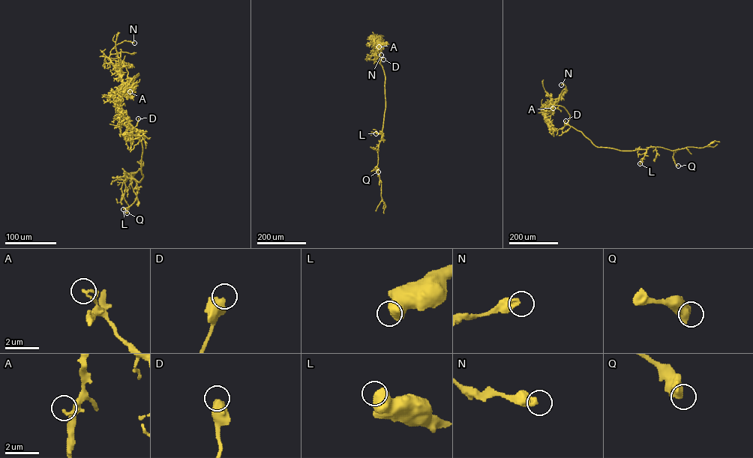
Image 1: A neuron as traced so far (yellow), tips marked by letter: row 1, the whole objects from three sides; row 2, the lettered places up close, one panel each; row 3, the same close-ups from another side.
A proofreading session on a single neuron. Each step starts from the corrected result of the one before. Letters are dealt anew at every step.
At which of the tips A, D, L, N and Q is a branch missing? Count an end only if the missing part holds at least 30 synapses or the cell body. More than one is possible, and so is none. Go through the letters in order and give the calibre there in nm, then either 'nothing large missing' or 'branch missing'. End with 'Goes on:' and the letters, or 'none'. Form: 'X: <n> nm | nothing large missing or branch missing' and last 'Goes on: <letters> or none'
A: 160 nm | nothing large missing
D: 600 nm | nothing large missing
L: 650 nm | nothing large missing
N: 440 nm | nothing large missing
Q: 650 nm | nothing large missing
Goes on: none

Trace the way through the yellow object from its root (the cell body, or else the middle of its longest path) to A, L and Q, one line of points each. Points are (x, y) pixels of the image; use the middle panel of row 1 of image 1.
A: (385, 94), (382, 67), (377, 62), (373, 64), (380, 53), (379, 46)
L: (385, 94), (382, 140), (382, 135), (376, 133)
Q: (385, 94), (383, 127), (378, 150), (378, 163), (375, 167), (379, 168), (378, 172)

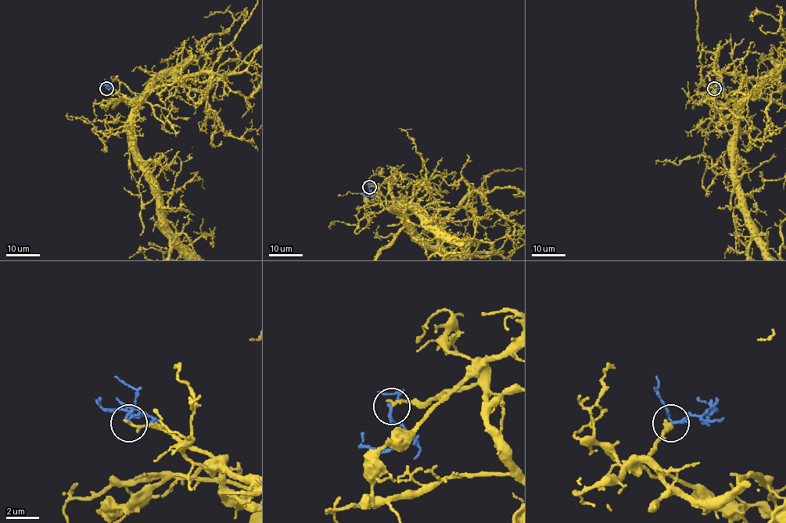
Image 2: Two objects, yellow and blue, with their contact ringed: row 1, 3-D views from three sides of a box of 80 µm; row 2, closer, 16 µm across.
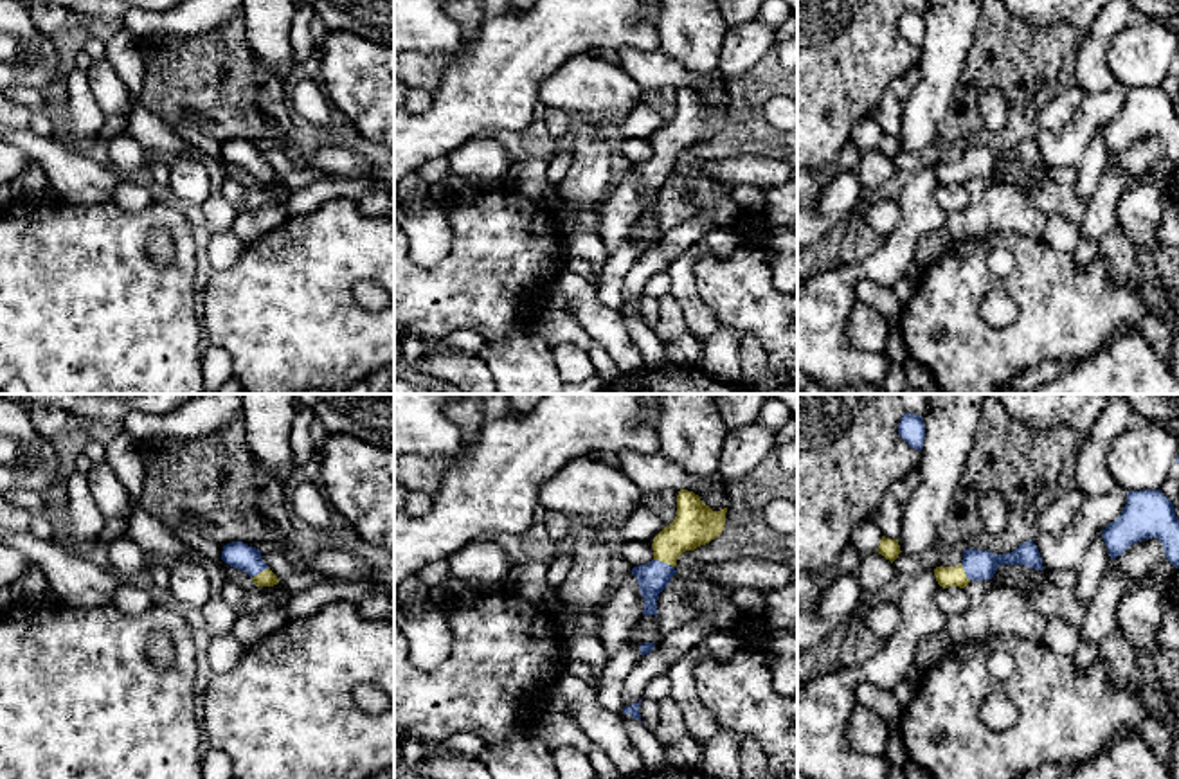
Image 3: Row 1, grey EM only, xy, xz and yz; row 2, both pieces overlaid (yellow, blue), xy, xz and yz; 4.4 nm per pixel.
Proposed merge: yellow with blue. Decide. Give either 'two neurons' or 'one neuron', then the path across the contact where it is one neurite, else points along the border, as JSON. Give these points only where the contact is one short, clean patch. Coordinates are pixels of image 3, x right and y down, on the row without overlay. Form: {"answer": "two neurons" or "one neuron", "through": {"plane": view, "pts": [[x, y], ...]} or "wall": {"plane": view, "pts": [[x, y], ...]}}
{"answer": "one neuron", "through": {"plane": "xz", "pts": [[695, 121], [665, 159], [652, 175]]}}

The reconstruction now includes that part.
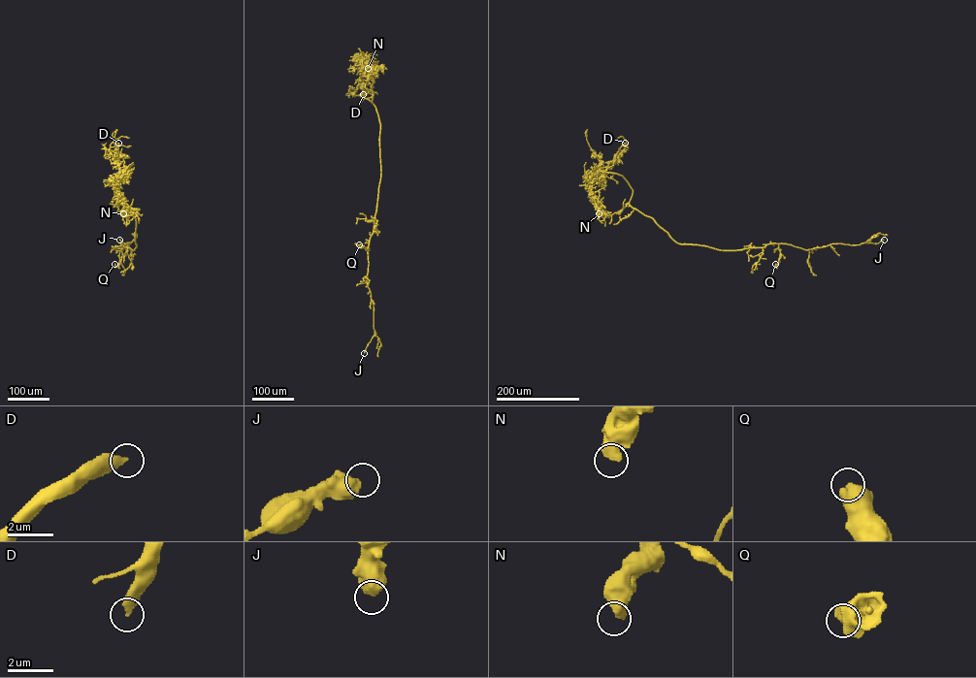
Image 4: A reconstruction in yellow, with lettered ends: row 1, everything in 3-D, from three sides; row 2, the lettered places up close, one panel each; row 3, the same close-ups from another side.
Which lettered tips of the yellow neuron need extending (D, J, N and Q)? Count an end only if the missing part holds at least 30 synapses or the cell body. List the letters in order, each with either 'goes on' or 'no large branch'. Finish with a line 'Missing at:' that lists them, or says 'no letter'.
D: goes on
J: no large branch
N: no large branch
Q: no large branch
Missing at: D

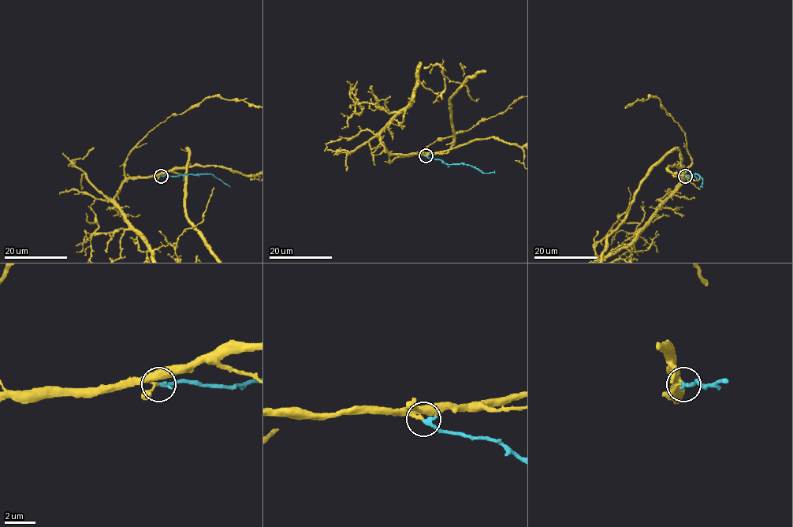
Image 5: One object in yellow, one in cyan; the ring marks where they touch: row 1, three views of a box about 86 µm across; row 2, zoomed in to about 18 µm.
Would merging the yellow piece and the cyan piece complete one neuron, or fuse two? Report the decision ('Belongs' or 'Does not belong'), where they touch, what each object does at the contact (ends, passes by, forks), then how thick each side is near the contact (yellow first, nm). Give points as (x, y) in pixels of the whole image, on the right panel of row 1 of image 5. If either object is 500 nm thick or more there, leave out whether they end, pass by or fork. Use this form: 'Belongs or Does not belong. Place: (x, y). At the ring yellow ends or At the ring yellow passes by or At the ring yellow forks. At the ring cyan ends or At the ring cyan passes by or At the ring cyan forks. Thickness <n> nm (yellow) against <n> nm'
Belongs. Place: (685, 176). At the ring yellow forks. At the ring cyan ends. Thickness 140 nm (yellow) against 280 nm

